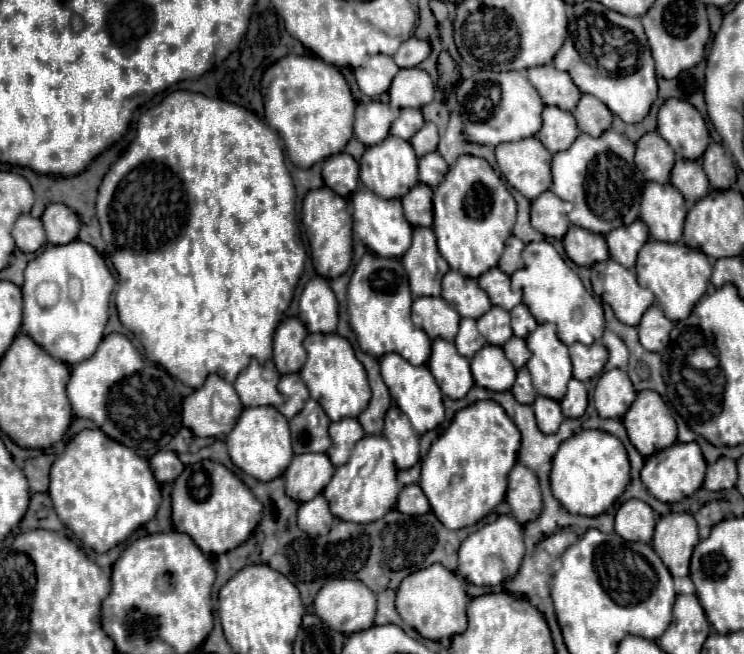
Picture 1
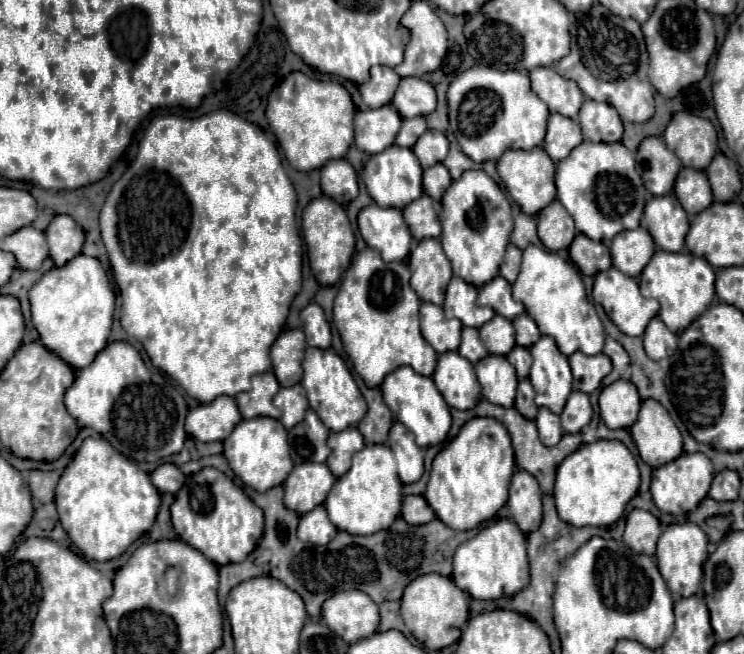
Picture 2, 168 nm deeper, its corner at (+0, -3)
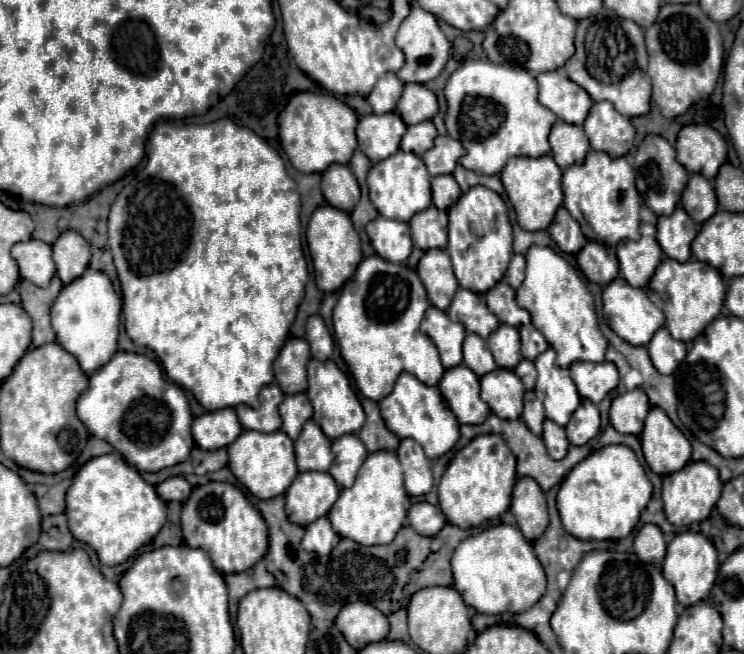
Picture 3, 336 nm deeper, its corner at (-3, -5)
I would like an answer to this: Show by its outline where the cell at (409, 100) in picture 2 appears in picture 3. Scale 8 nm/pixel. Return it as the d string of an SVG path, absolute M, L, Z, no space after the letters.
M404 85L396 113L406 121L406 125L432 119L438 113L436 95L424 85Z

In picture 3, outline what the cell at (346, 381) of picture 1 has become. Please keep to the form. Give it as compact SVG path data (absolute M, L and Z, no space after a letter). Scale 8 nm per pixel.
M310 359L306 395L310 397L310 401L314 405L314 421L320 425L320 429L330 439L336 439L346 433L358 433L360 427L366 423L366 413L350 385L350 379L346 377L344 371L340 371L340 367L332 359L330 361Z

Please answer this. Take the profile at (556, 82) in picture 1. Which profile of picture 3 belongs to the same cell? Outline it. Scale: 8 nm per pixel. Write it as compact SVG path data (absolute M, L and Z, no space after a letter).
M560 71L540 73L536 81L540 87L538 101L544 107L548 107L558 119L566 123L574 123L574 125L584 123L592 107L592 99L582 87L574 85L574 81L570 81Z

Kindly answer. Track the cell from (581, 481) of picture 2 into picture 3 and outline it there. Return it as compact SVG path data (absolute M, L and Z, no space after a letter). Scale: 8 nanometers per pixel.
M626 445L602 447L586 461L574 465L564 477L556 505L564 529L578 539L622 539L638 523L640 511L646 507L652 495L652 483L648 481L644 467L634 451Z

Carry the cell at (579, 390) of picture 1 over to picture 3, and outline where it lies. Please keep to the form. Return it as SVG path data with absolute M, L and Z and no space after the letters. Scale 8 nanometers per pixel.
M582 399L580 407L574 411L570 423L566 425L566 435L572 445L588 443L600 429L600 413L592 401Z

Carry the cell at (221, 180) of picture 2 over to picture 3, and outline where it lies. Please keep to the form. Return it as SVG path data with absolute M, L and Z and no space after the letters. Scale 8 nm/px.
M218 119L214 123L202 125L180 125L169 121L156 123L146 145L144 169L138 171L136 177L118 193L108 215L108 247L112 251L114 265L118 271L123 294L122 315L128 337L138 345L152 349L158 355L166 375L180 387L192 391L196 401L208 411L236 407L240 403L258 407L258 393L264 385L274 381L274 361L280 353L280 347L288 339L288 331L296 317L296 309L304 297L308 269L302 251L302 232L298 187L288 177L282 157L276 149L268 145L266 139L258 137L248 127L236 125L230 119Z

